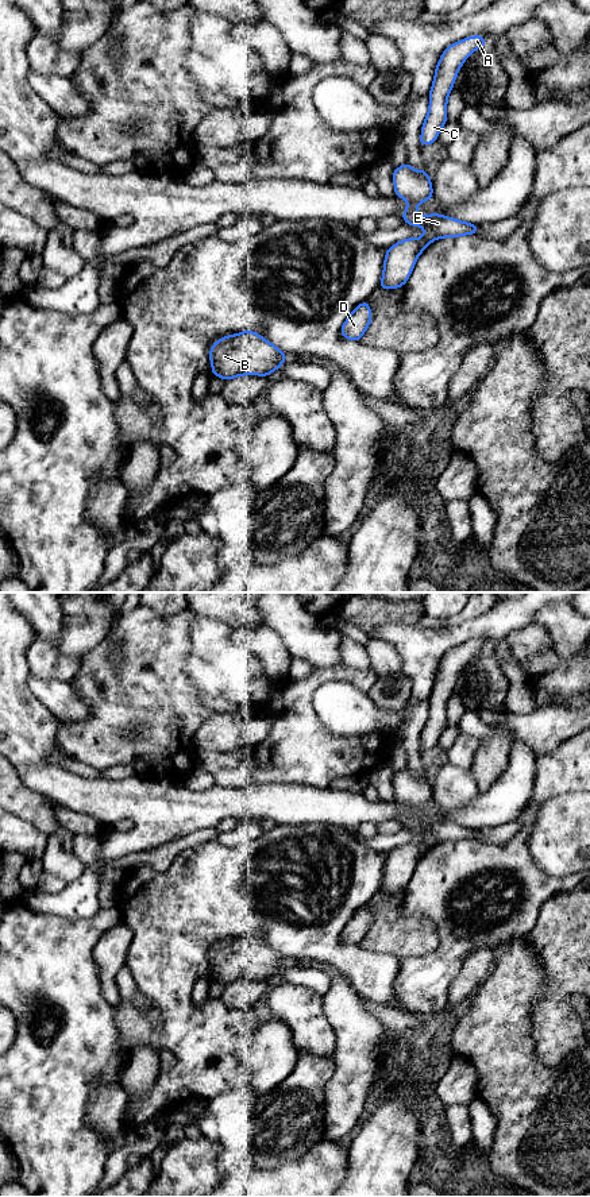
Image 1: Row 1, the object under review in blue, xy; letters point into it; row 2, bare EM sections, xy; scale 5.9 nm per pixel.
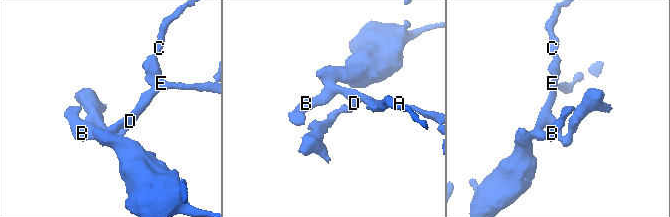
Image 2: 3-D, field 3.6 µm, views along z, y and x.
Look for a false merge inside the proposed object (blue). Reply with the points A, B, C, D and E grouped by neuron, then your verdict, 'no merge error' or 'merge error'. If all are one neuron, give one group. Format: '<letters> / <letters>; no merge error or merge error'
A B C D E; no merge error

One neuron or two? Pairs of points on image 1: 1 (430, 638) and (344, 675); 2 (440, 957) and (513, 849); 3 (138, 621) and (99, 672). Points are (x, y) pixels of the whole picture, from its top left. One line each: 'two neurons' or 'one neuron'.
1: two neurons
2: one neuron
3: one neuron

